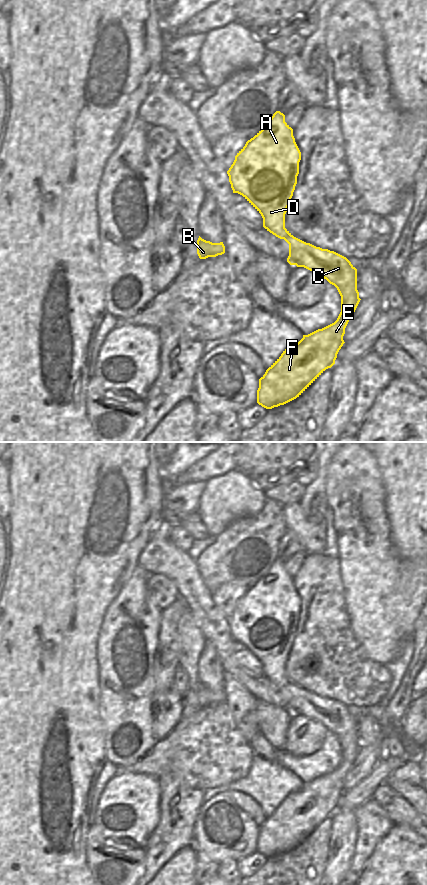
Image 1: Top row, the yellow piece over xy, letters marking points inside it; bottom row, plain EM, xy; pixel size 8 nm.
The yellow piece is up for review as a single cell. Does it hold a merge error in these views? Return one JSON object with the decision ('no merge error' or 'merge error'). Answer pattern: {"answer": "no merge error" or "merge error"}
{"answer": "no merge error"}

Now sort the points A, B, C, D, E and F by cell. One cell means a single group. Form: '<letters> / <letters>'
A B C D E F

